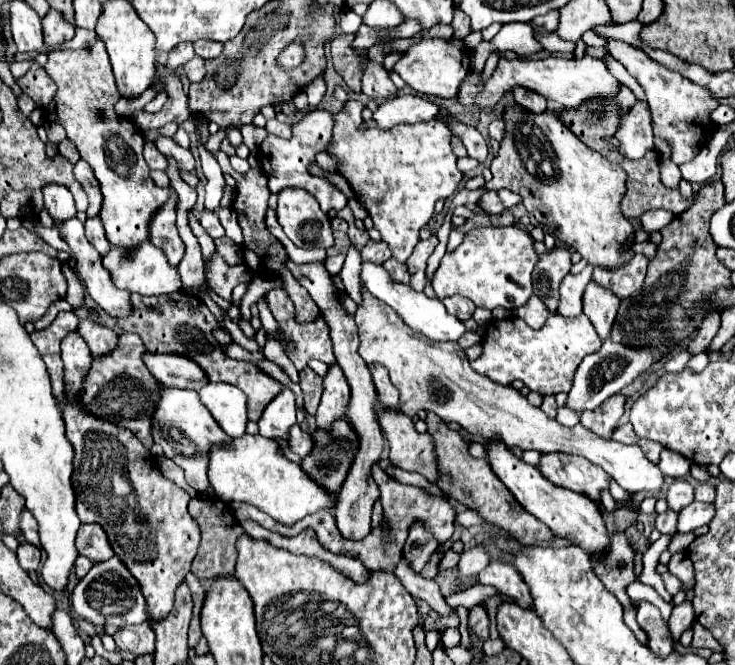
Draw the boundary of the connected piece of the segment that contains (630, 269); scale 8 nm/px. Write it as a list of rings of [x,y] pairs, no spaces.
[[[635,256],[627,268],[617,268],[615,272],[607,272],[605,268],[595,268],[591,280],[599,286],[607,288],[609,292],[615,292],[619,298],[629,298],[633,292],[637,292],[643,286],[647,272],[647,260],[643,256]]]

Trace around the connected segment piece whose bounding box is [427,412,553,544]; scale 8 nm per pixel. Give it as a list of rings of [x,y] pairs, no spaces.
[[[427,414],[427,424],[429,424],[429,434],[435,440],[435,454],[437,454],[437,466],[439,466],[439,482],[437,486],[465,504],[467,508],[477,510],[489,524],[501,526],[509,530],[519,542],[523,544],[539,544],[539,542],[549,542],[553,540],[553,532],[535,516],[531,516],[507,490],[507,486],[497,480],[495,472],[491,470],[487,460],[477,460],[469,454],[469,446],[461,438],[459,432],[451,432],[443,420],[435,414]]]

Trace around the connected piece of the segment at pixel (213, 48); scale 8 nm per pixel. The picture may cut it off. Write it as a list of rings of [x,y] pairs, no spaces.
[[[197,40],[197,42],[193,42],[193,48],[195,48],[195,54],[201,58],[215,58],[215,56],[219,56],[223,44],[213,42],[213,40]]]

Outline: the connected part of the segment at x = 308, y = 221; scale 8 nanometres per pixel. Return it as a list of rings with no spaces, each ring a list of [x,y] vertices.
[[[285,188],[279,194],[277,220],[287,238],[305,250],[333,246],[329,216],[321,212],[315,198],[305,190]]]

